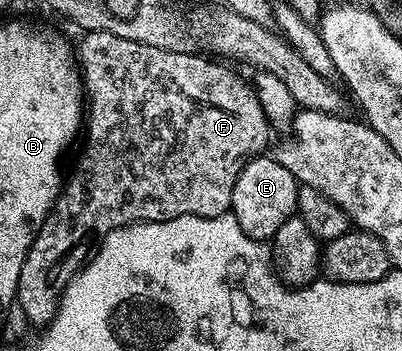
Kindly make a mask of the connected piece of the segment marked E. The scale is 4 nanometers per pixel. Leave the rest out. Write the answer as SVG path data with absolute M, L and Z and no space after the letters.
M274 155L254 156L241 170L237 182L233 186L230 215L237 218L241 230L254 240L270 241L281 230L281 222L285 222L297 212L297 194L301 185Z

